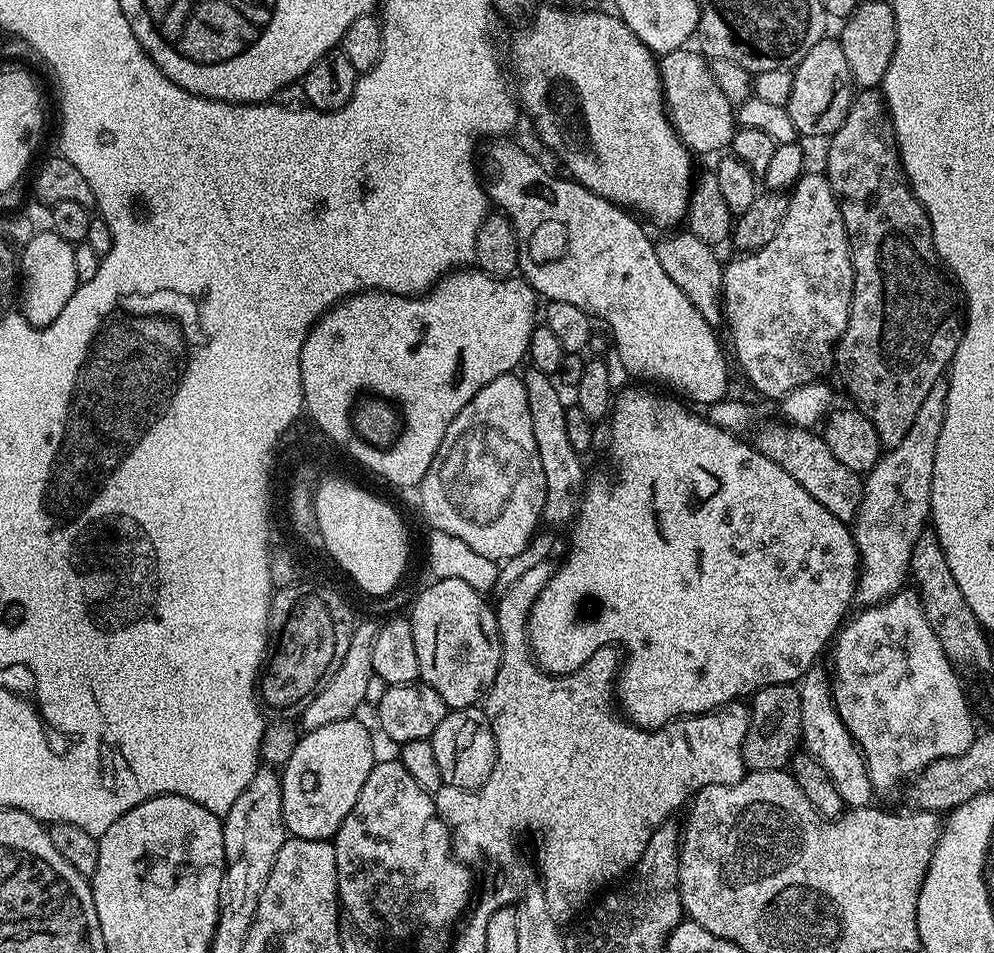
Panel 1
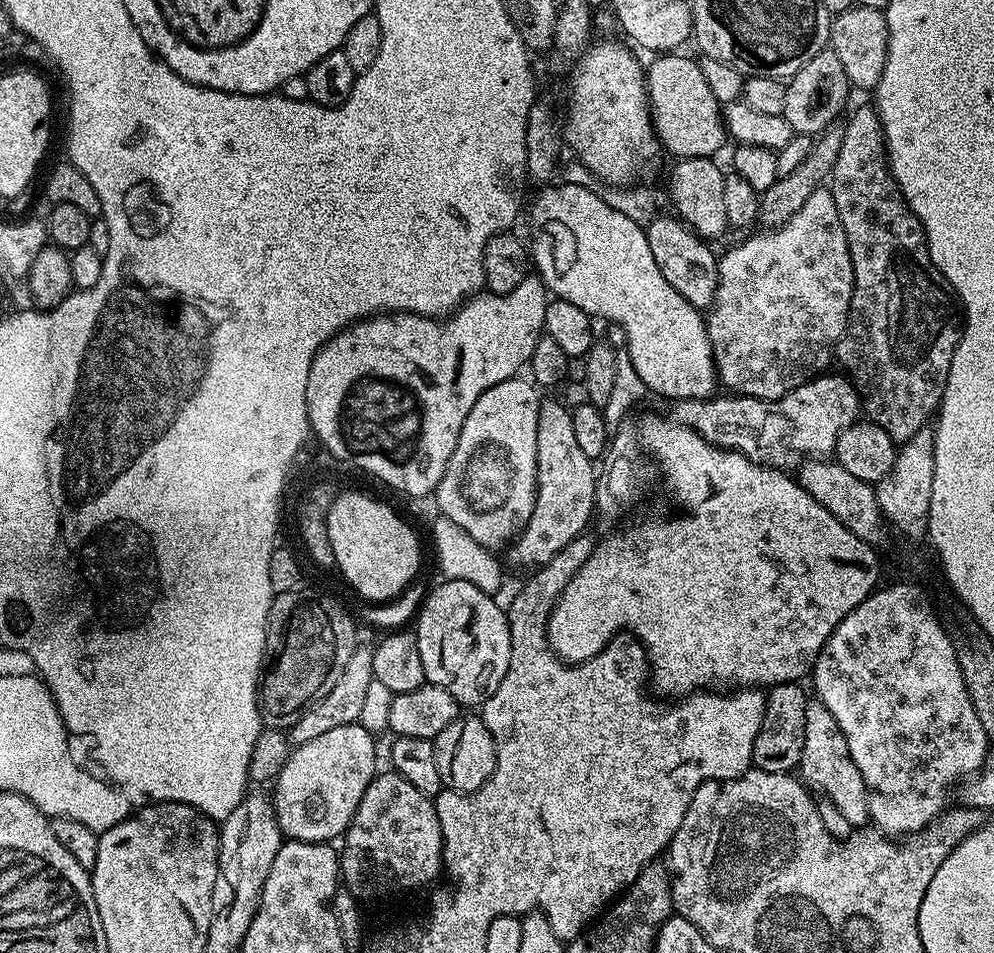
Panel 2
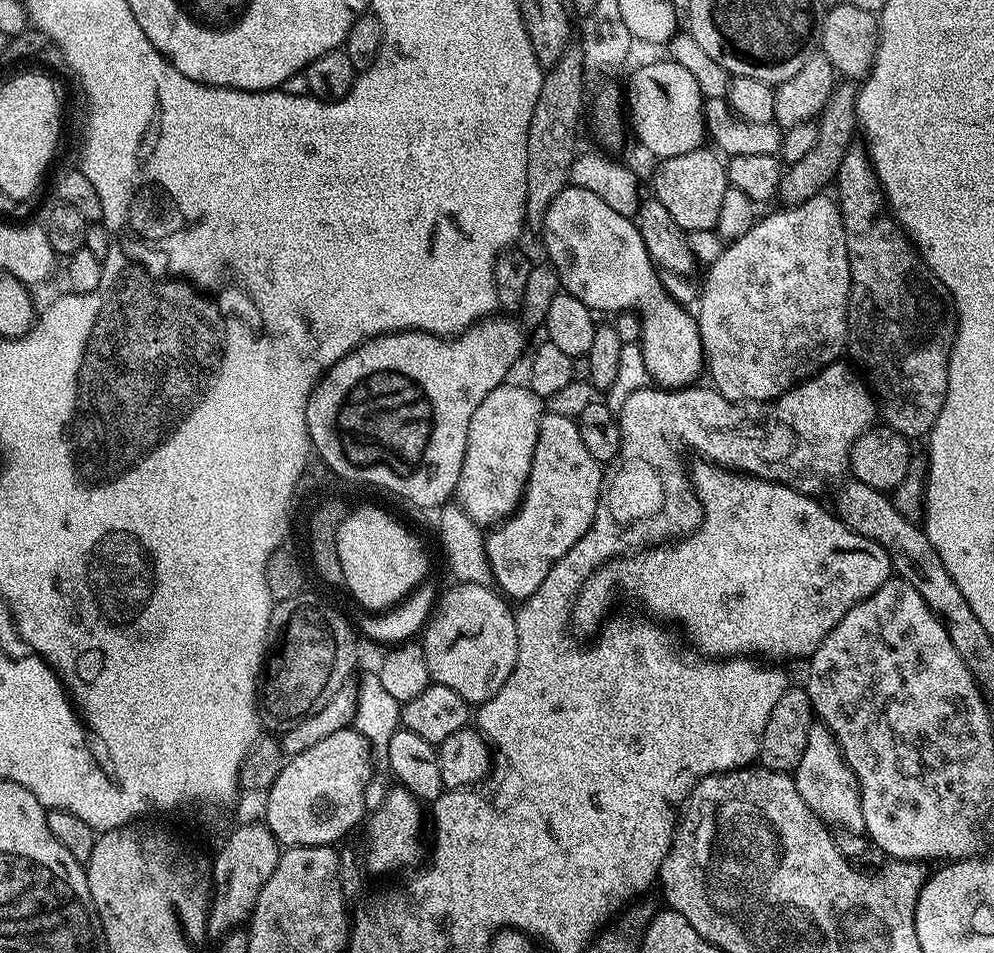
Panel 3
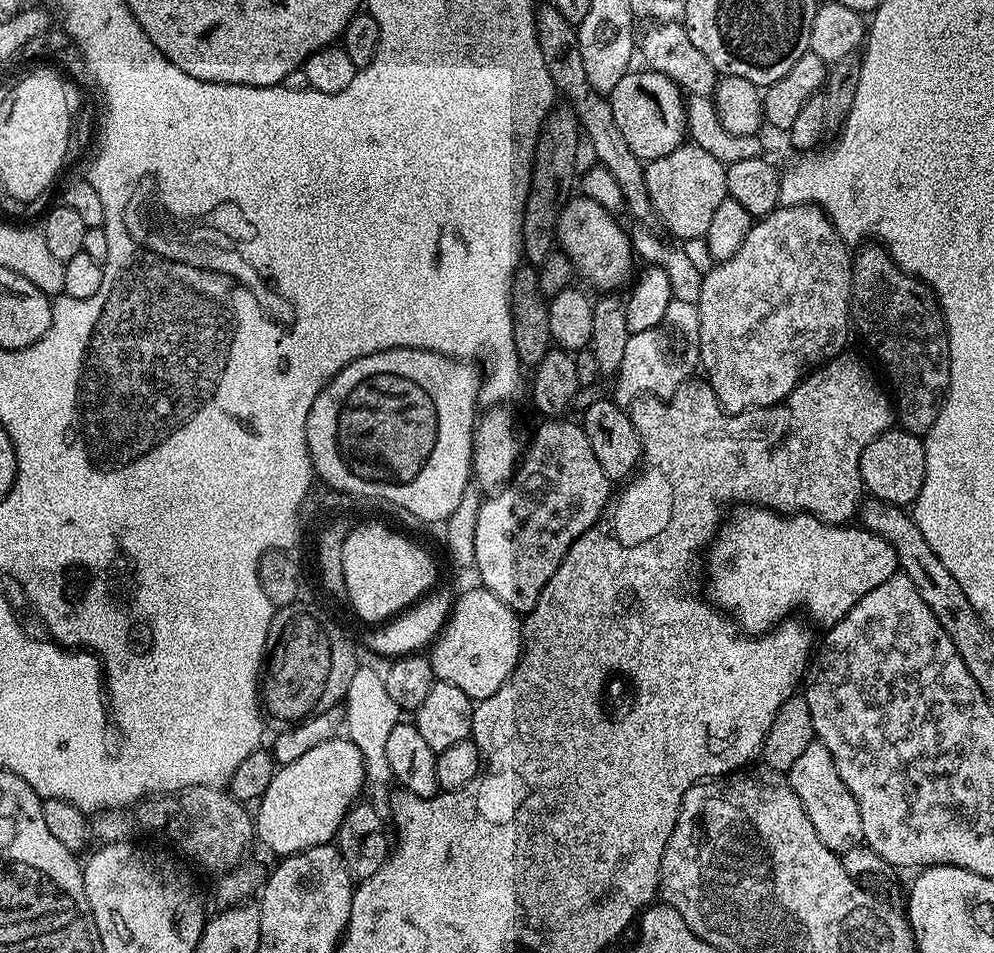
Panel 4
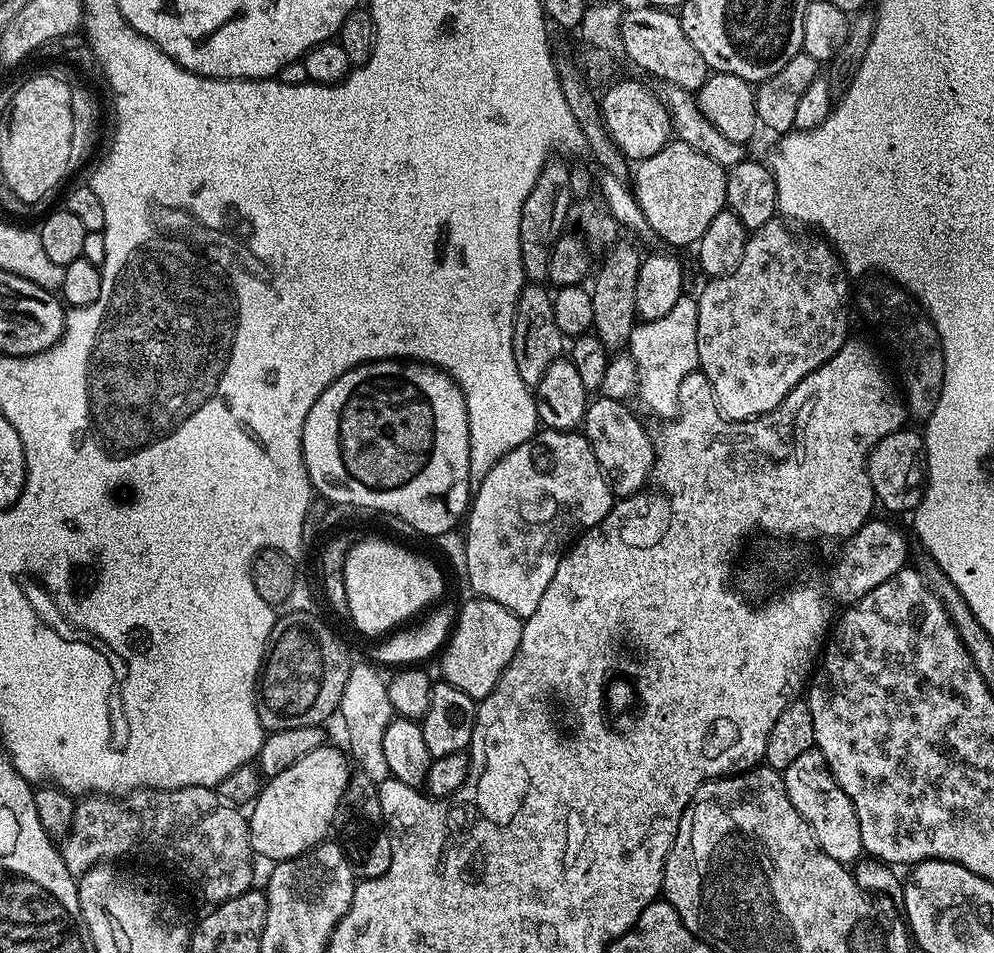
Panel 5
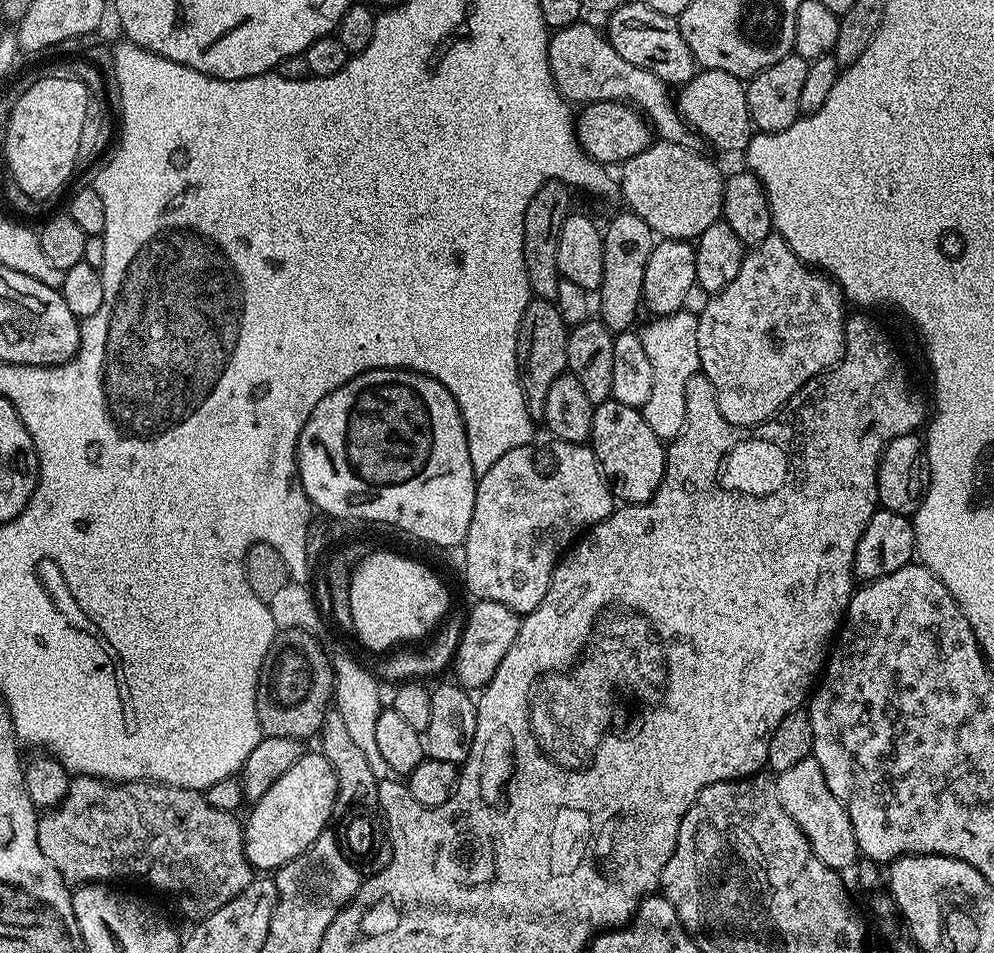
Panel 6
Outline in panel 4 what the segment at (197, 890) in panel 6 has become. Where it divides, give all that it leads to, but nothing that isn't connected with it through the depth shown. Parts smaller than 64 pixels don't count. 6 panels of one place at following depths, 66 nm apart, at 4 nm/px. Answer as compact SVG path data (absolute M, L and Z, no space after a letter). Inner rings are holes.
M190 786L180 792L145 798L131 810L101 811L90 824L91 835L106 844L135 837L136 828L165 836L174 847L180 848L186 859L215 874L231 872L237 867L243 861L240 859L248 843L254 840L254 820L249 809L220 786Z

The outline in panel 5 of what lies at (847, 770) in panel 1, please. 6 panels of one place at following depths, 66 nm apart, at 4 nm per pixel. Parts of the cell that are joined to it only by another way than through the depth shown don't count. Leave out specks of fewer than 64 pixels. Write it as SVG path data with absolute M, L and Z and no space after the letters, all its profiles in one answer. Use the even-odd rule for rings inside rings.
M814 746L806 754L801 754L795 762L790 762L790 766L783 769L782 775L784 789L794 810L798 810L798 814L802 814L810 830L814 830L818 846L822 846L822 850L838 863L845 866L855 865L856 861L865 855L858 814L854 810L854 802L846 798L846 790L838 786L819 748Z

